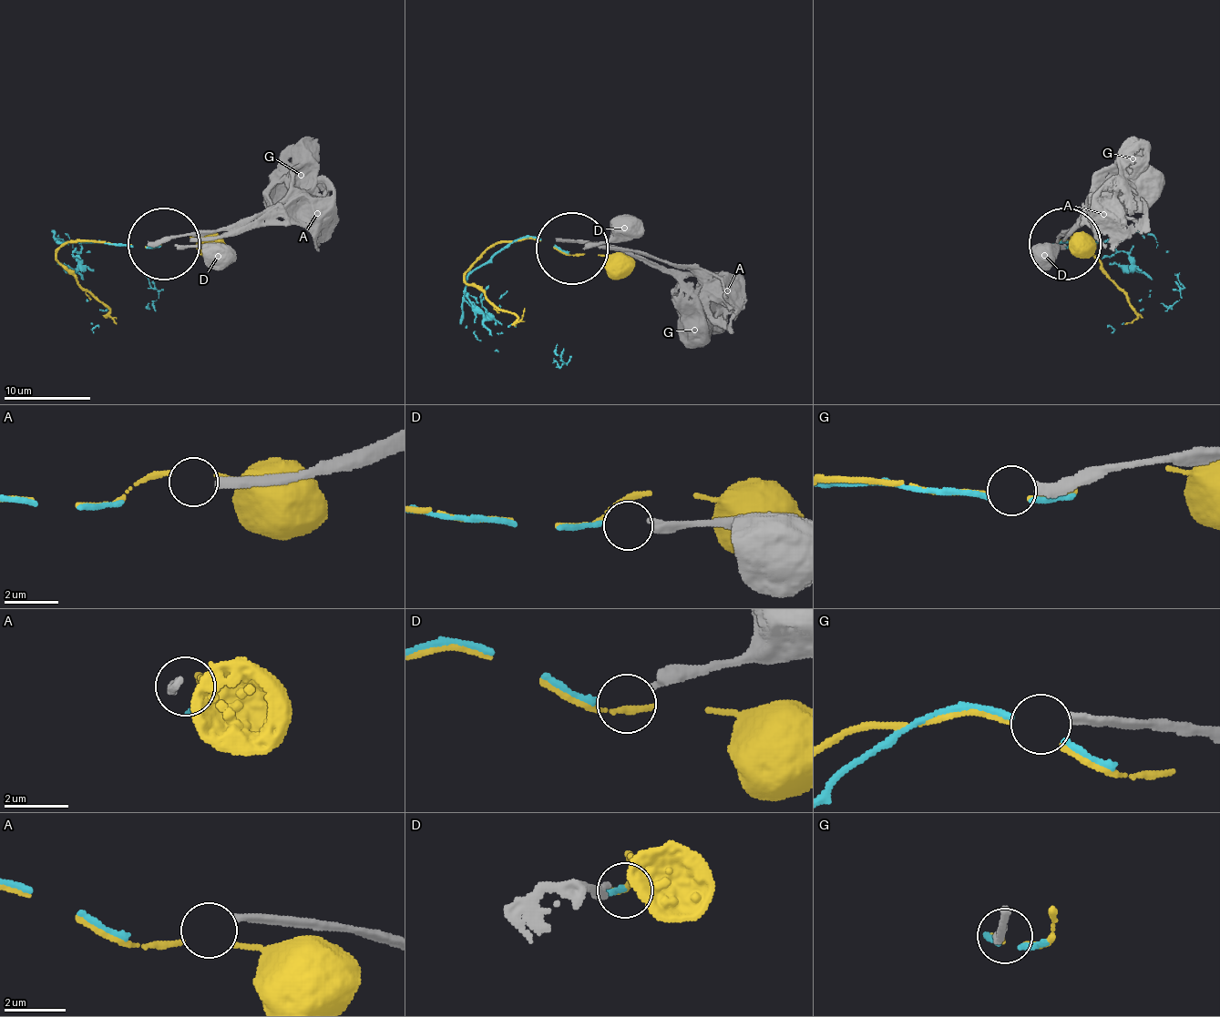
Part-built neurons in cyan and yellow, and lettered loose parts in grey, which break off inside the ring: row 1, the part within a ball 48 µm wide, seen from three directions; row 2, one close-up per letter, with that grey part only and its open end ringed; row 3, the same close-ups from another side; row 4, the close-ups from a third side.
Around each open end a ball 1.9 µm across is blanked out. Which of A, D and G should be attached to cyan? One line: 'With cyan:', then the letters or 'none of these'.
With cyan: D

